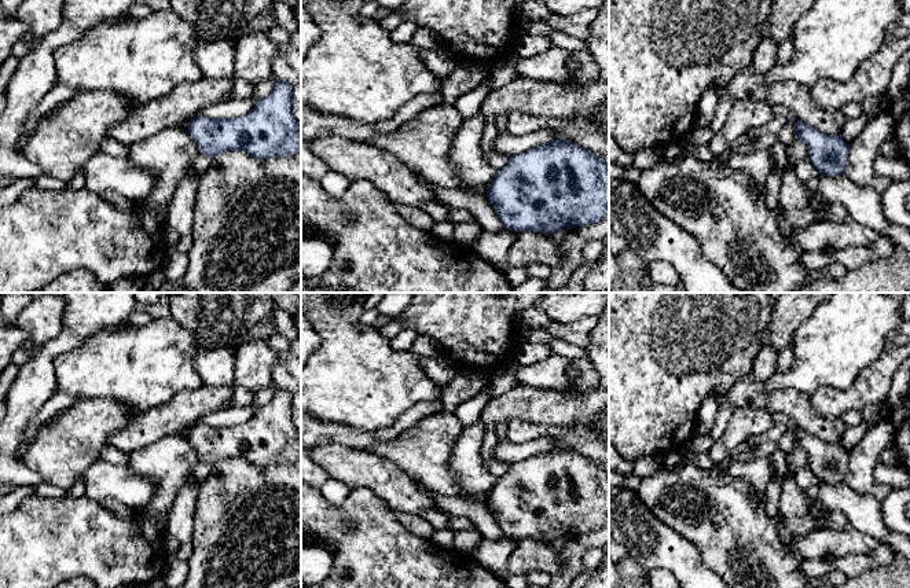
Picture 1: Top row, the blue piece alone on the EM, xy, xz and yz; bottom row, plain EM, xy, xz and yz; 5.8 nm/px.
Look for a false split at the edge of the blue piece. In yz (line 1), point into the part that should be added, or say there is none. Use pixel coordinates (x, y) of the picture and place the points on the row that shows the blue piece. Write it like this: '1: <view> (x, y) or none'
1: none

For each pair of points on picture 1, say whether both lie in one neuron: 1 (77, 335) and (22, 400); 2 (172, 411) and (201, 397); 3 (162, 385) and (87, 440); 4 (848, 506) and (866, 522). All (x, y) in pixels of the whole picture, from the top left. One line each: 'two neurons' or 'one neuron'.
1: one neuron
2: one neuron
3: two neurons
4: one neuron

